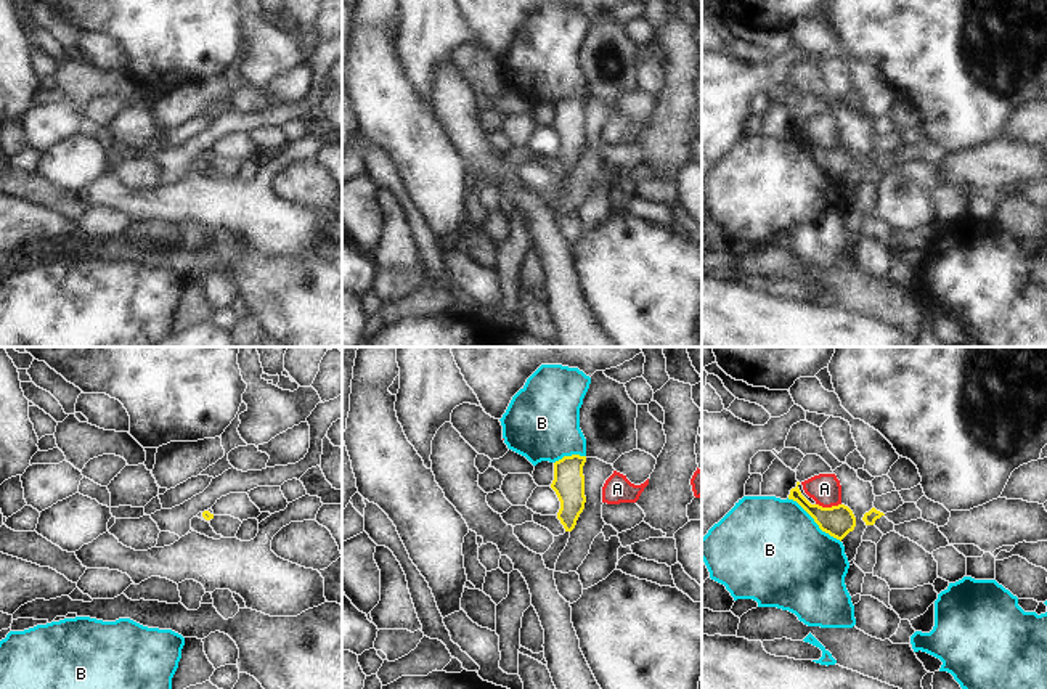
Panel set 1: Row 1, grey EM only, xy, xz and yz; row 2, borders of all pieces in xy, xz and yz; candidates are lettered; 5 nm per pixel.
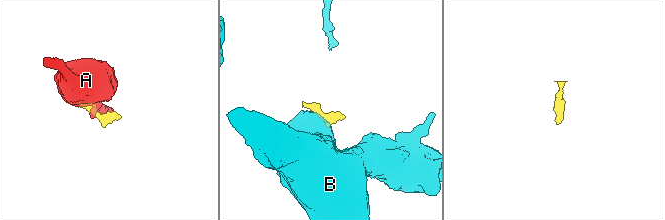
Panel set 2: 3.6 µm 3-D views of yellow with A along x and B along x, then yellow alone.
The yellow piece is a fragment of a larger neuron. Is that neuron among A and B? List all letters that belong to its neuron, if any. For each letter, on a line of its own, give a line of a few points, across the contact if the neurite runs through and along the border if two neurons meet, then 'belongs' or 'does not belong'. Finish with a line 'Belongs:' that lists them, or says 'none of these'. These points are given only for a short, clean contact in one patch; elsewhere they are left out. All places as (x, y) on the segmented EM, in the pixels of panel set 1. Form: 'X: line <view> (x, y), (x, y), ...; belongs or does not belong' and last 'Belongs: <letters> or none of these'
A: line yz (816, 503), (822, 506), (840, 505); does not belong
B: line yz (787, 498), (792, 498), (822, 530), (840, 542); does not belong
Belongs: none of these

